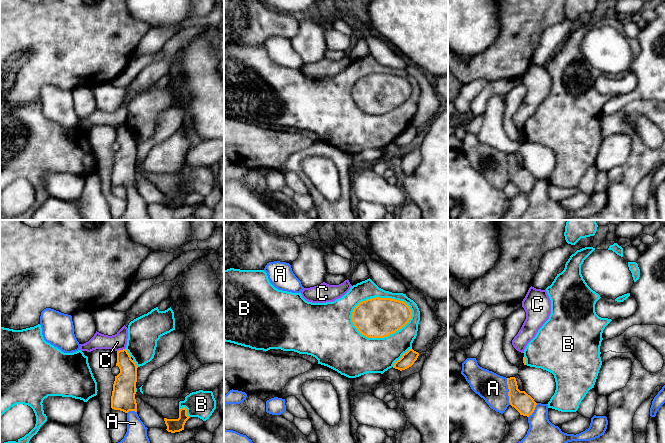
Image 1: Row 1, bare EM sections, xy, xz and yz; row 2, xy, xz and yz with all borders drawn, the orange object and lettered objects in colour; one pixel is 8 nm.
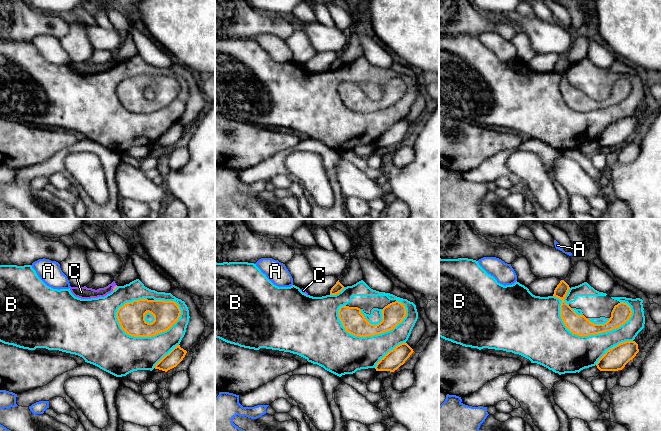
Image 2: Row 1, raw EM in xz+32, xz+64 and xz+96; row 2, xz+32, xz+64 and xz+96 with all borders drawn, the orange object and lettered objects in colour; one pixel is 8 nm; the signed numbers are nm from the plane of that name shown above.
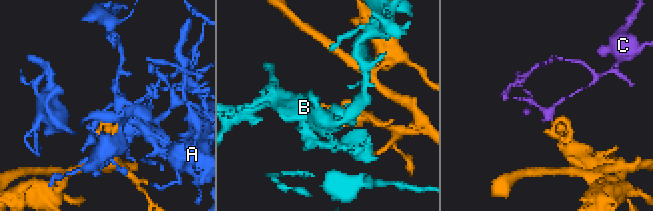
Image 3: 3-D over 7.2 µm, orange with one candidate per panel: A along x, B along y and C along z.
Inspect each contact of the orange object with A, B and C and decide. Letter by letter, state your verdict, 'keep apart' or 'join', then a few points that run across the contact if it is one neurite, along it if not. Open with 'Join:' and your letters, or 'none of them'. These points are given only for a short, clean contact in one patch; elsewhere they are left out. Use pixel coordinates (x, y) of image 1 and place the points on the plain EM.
Join: none of them
A: keep apart
B: keep apart
C: keep apart; line xy (124, 124), (117, 127)

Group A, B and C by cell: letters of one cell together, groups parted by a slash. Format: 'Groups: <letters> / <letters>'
Groups: A / B / C

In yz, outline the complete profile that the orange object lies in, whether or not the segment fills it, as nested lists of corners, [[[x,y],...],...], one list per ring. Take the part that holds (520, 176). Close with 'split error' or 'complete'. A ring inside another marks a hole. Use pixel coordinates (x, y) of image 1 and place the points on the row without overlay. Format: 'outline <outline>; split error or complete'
outline [[[515,153],[507,154],[509,179],[520,191],[529,193],[535,186],[537,179],[525,167],[518,165]]]; complete

